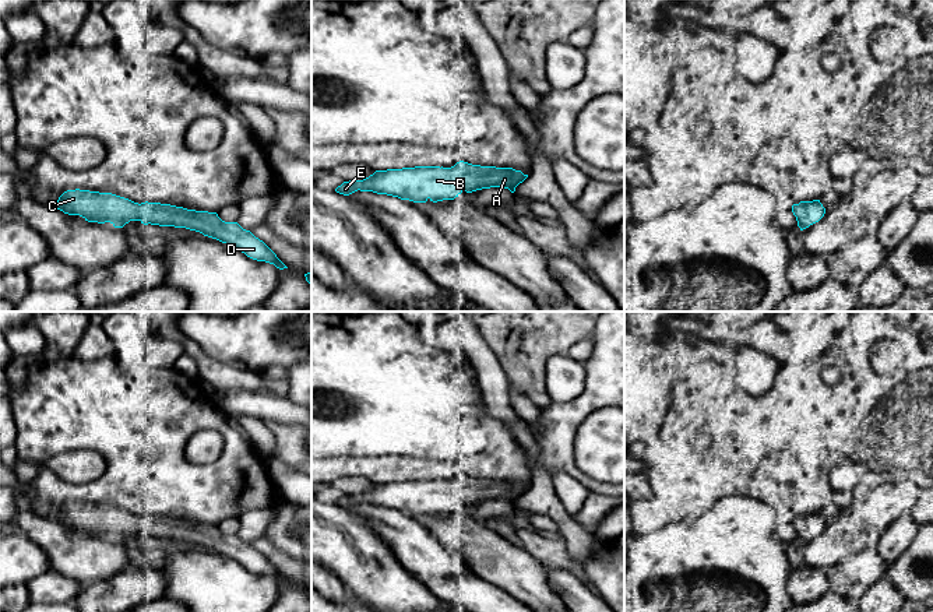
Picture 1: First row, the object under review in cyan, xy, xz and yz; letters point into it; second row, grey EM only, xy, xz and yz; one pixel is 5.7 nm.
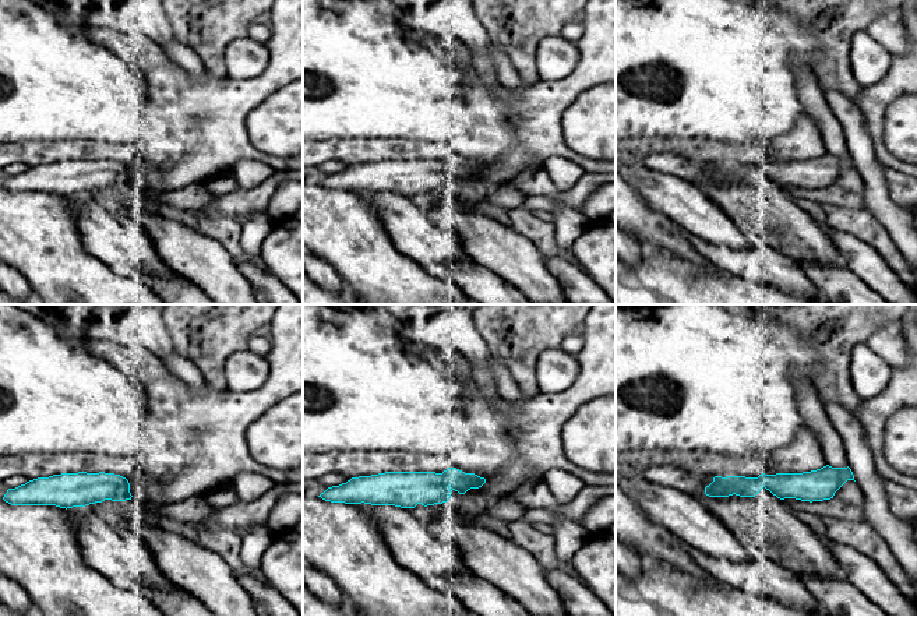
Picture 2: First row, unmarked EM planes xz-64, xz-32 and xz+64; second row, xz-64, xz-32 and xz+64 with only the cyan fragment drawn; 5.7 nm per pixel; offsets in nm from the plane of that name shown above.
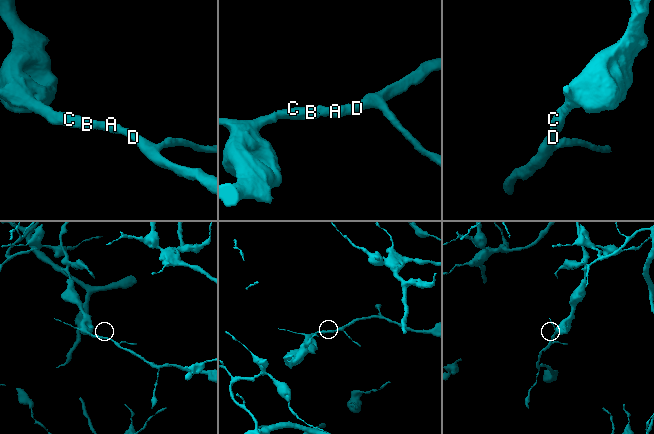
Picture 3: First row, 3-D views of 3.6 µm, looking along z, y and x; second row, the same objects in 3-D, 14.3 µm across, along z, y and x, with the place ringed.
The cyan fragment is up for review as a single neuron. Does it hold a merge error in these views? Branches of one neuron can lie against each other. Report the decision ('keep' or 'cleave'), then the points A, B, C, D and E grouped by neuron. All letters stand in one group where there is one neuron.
keep; groups A B C D E

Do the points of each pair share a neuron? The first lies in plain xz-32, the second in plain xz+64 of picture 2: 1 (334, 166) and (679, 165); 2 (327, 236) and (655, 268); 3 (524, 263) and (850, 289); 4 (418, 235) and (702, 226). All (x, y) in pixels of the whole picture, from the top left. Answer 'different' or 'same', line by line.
1: same
2: different
3: different
4: same

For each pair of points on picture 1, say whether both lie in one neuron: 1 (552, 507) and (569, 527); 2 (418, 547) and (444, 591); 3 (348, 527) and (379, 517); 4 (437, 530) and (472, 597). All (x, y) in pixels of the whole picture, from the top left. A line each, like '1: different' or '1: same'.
1: same
2: different
3: different
4: different

